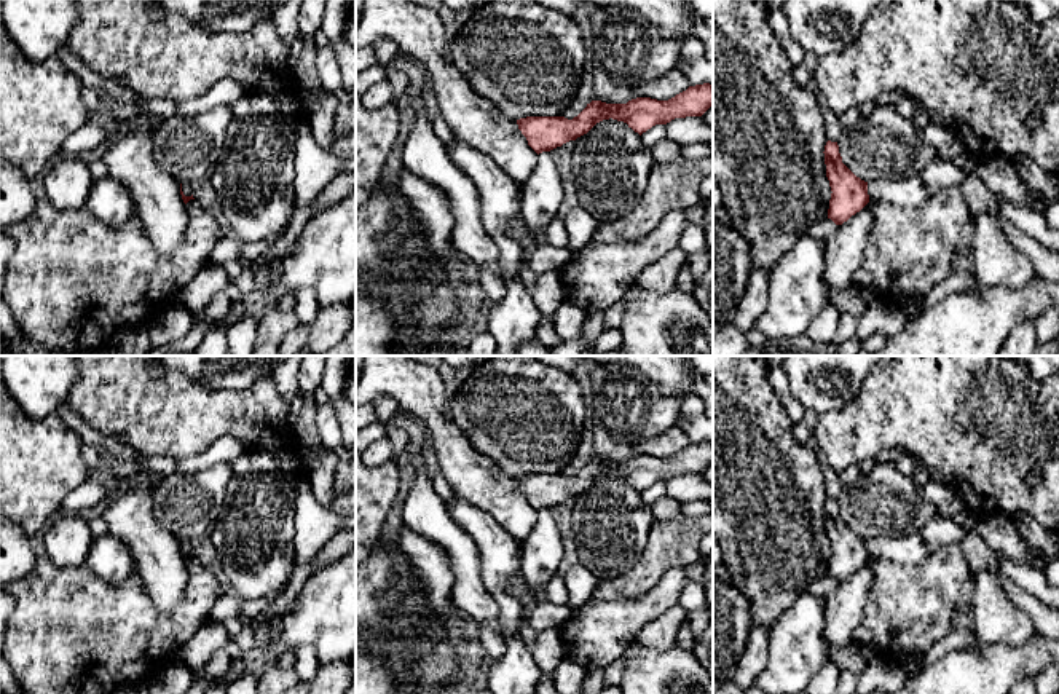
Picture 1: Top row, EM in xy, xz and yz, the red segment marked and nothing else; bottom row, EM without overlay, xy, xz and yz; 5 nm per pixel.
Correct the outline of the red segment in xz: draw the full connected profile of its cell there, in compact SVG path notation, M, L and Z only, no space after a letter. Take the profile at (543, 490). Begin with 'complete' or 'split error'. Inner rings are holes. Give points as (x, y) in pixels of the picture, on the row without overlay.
complete; M713 442L689 444L668 458L636 455L627 461L592 458L573 477L565 474L526 474L517 477L528 503L539 512L587 491L603 477L624 479L640 493L655 482L667 482L675 475L702 474L713 463Z

